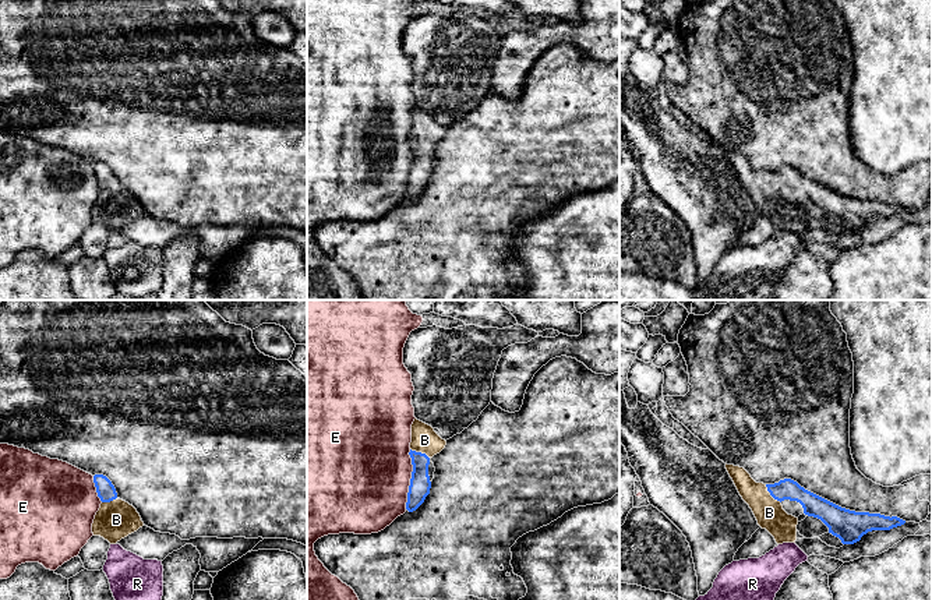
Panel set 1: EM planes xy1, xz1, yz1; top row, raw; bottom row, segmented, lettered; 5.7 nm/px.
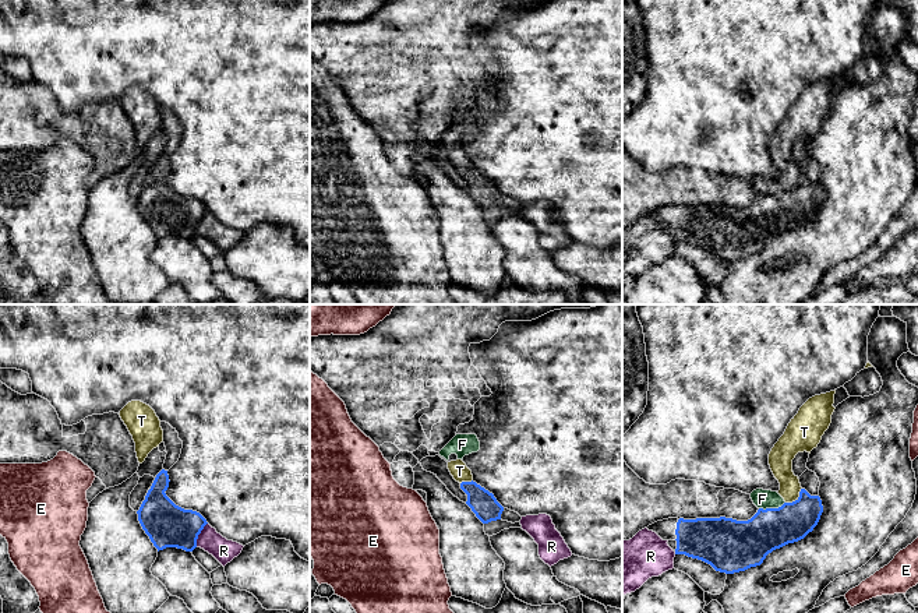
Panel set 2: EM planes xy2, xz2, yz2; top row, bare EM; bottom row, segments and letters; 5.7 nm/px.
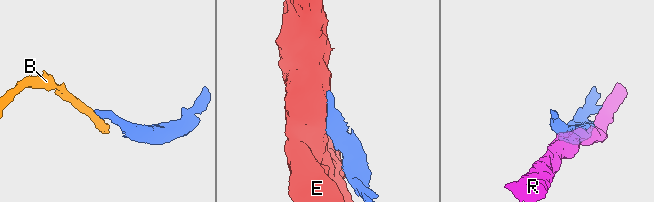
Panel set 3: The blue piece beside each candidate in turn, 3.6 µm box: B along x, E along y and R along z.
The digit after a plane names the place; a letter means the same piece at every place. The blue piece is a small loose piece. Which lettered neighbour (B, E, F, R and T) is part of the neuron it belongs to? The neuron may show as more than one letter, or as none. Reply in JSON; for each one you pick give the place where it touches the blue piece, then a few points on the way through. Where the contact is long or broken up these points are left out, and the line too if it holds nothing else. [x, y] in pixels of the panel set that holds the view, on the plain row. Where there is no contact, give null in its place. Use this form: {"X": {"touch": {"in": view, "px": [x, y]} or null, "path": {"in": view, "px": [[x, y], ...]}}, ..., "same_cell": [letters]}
{"B": {"touch": {"in": "yz1", "px": [770, 182]}, "path": {"in": "yz1", "px": [[787, 176], [770, 182], [769, 200]]}}, "same_cell": ["B"]}

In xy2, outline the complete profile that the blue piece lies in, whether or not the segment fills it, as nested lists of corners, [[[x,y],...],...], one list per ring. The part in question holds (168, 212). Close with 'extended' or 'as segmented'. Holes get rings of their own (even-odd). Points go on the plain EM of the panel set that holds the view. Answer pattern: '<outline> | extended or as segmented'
[[[162,156],[137,198],[138,208],[158,239],[166,235],[193,239],[208,209],[200,200],[184,197],[166,183],[169,169],[167,158]]] | as segmented

